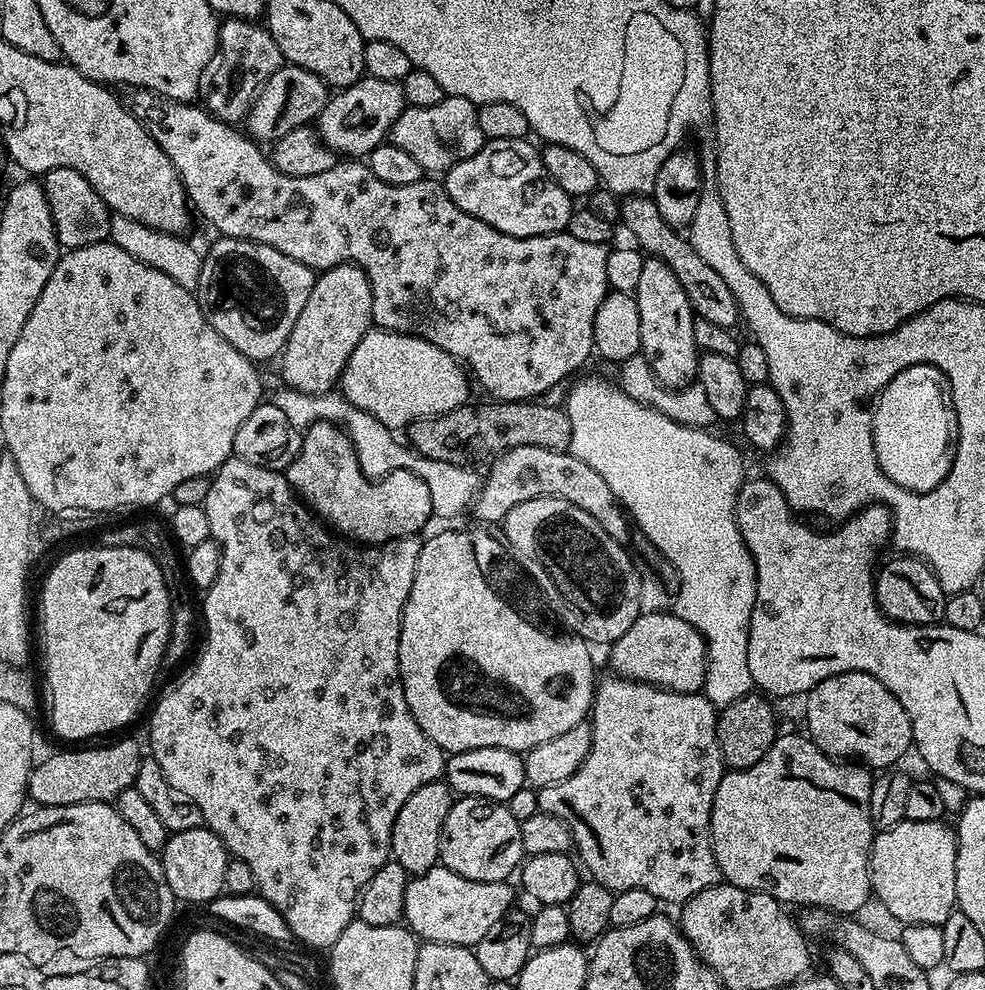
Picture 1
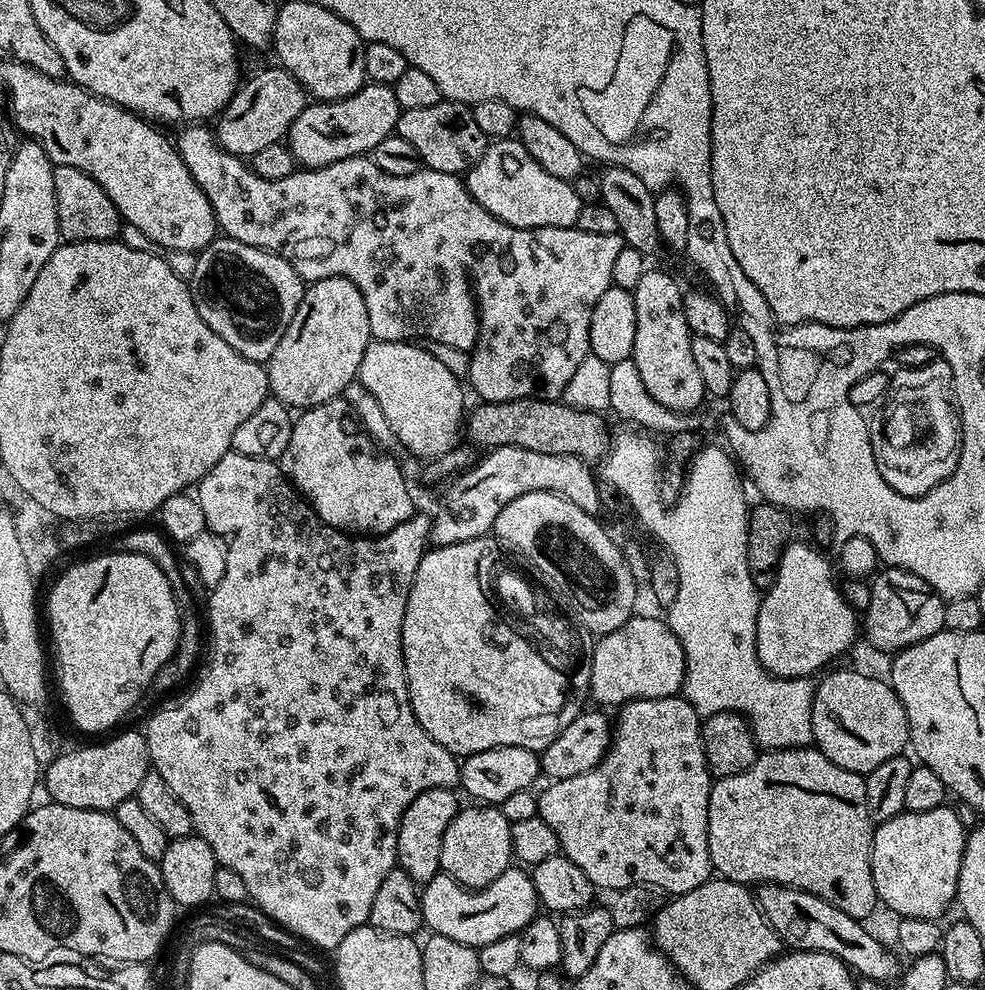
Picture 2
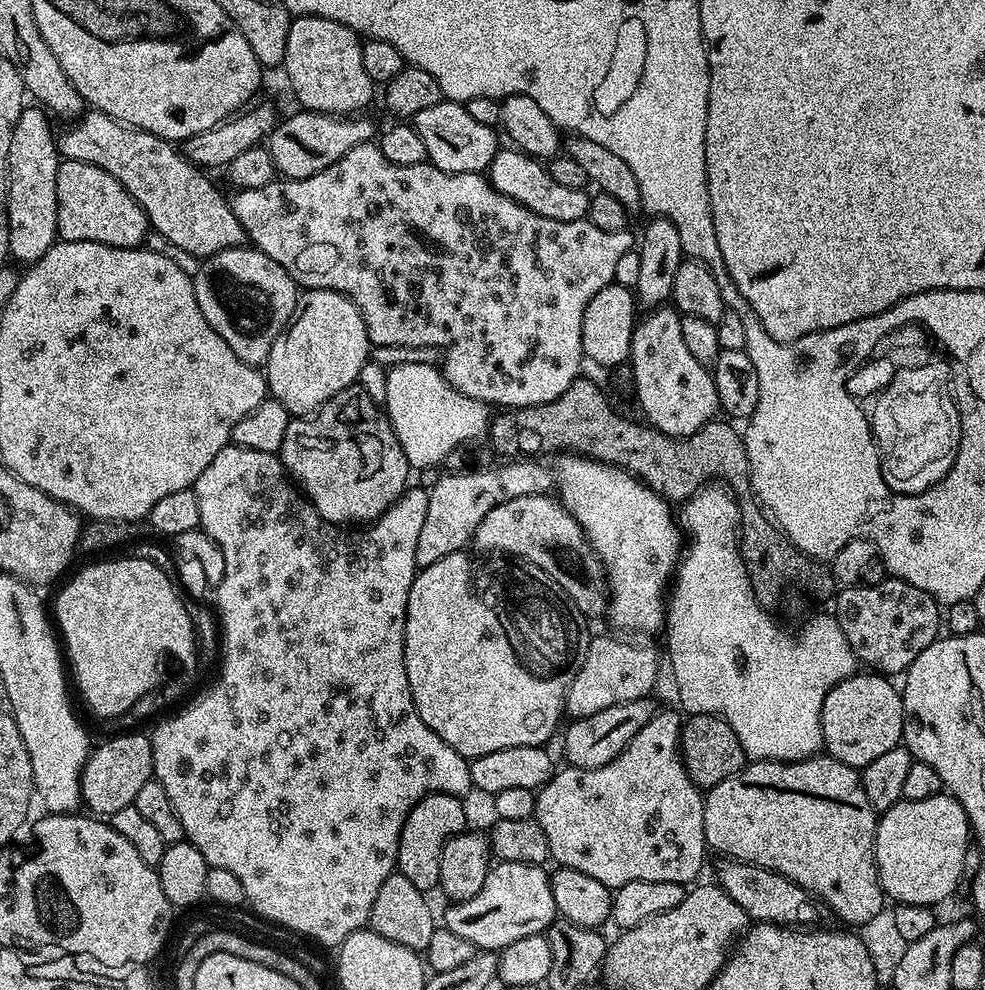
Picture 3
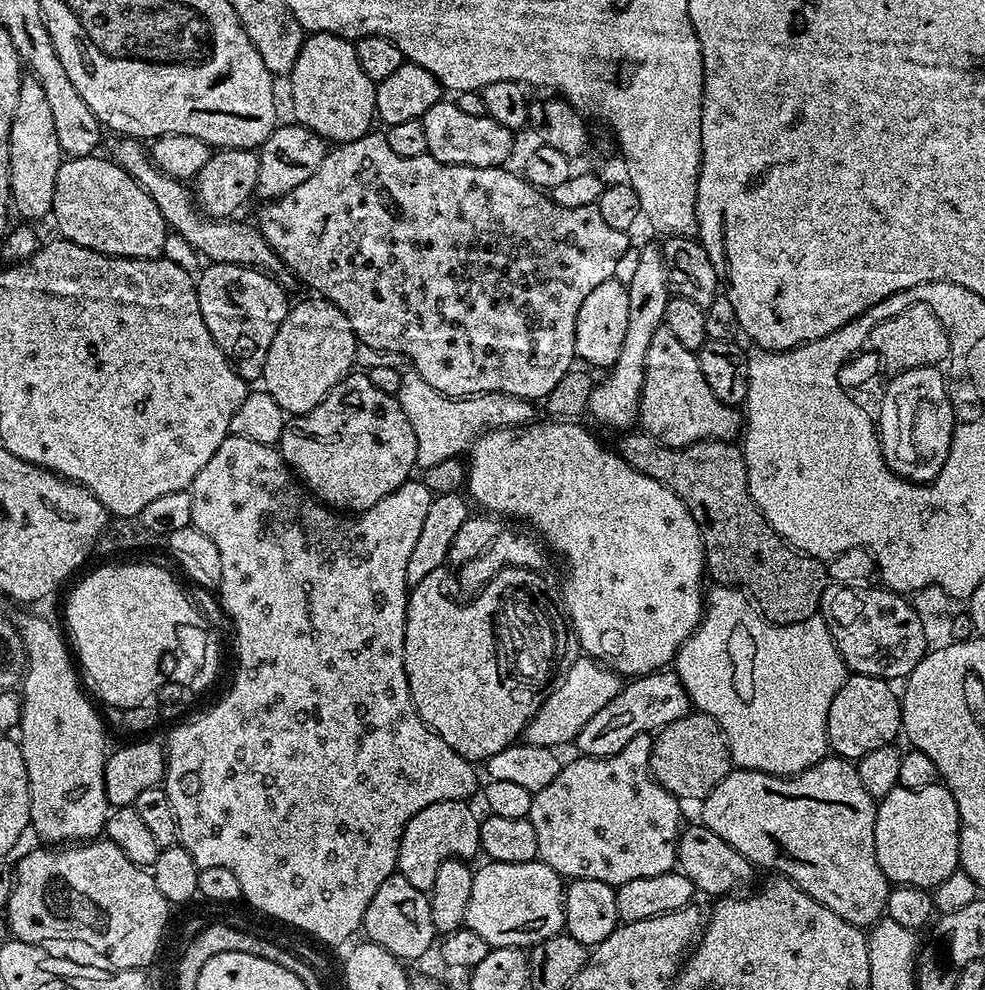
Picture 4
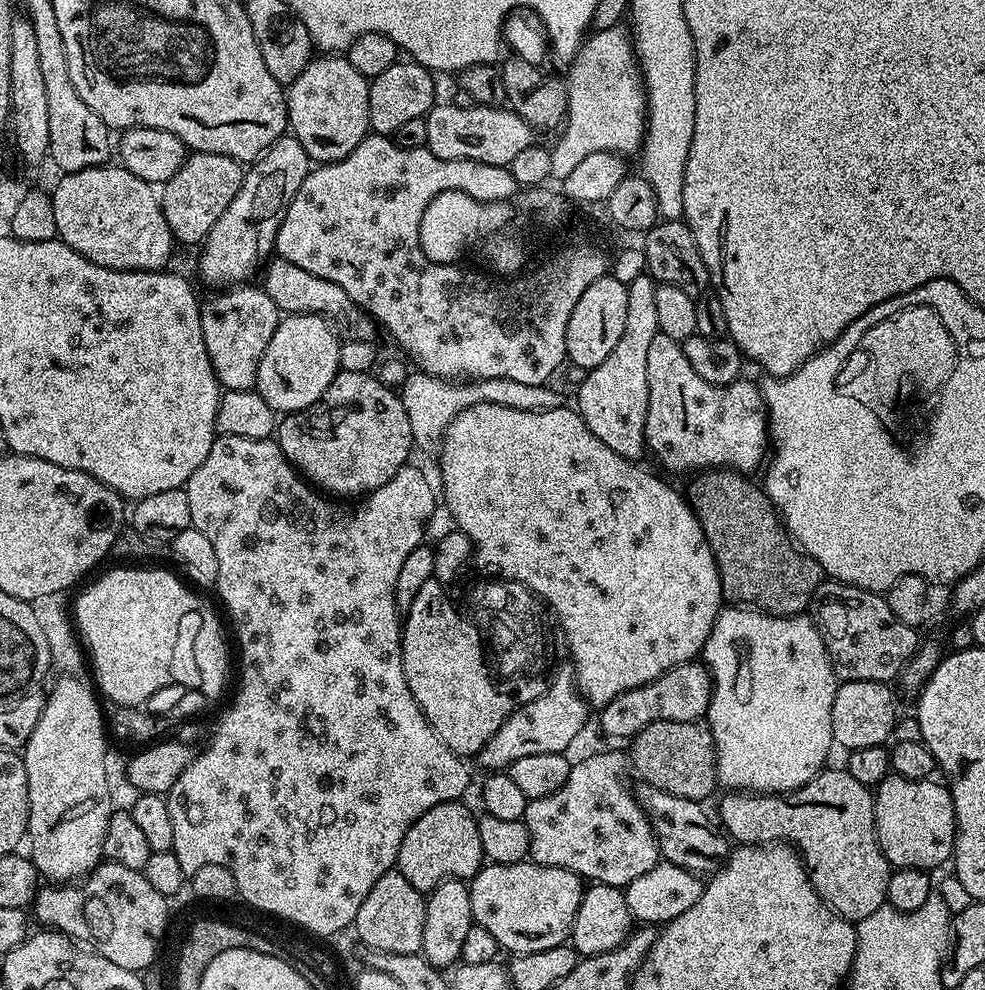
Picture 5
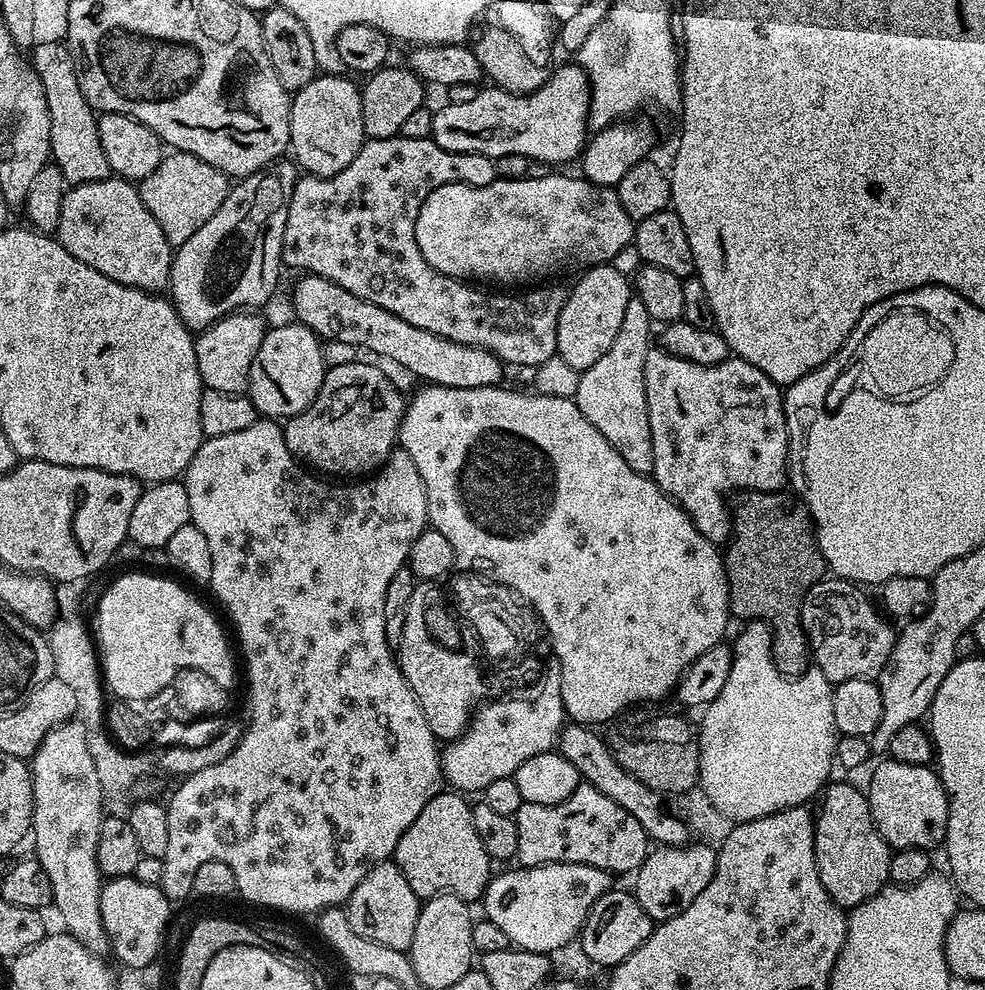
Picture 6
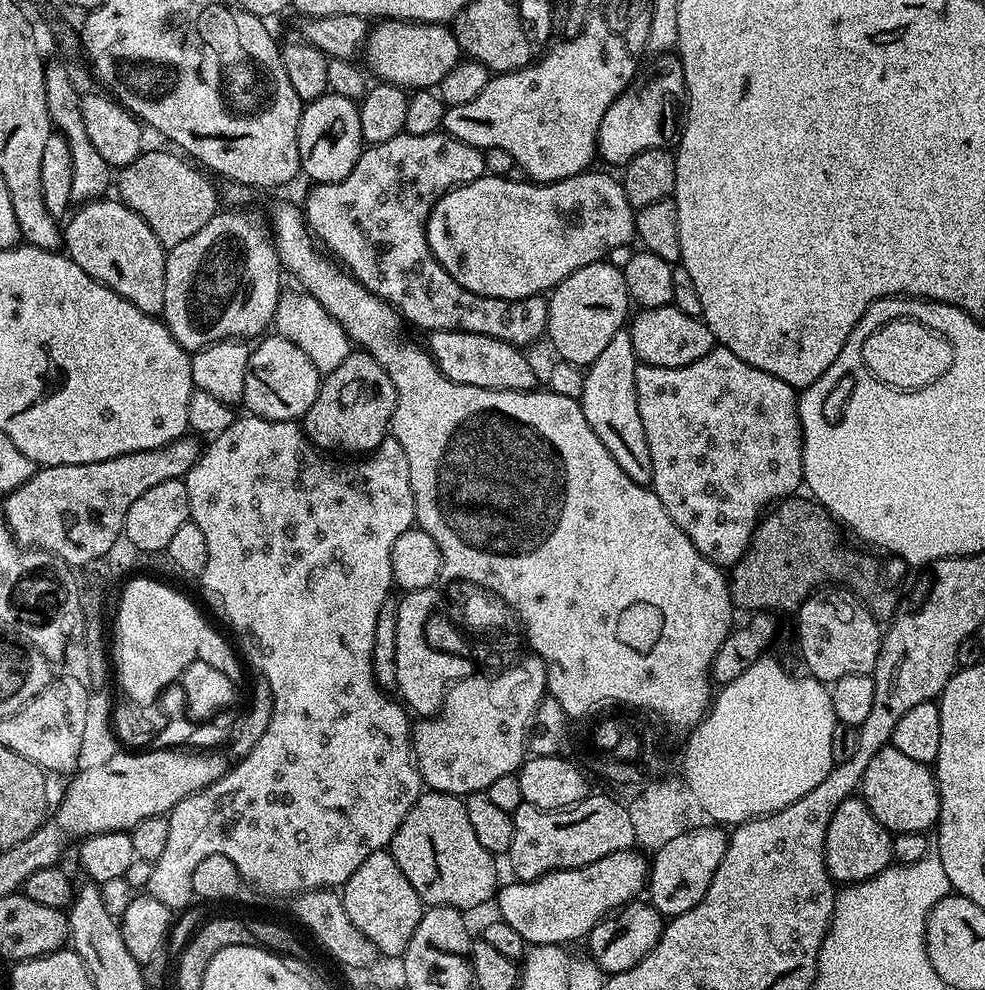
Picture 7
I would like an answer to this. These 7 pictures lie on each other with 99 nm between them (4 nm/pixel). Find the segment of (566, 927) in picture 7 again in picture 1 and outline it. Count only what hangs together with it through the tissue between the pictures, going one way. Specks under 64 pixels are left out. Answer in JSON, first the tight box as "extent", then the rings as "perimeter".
{"extent":[404,866,513,946],"perimeter":[[[437,866],[409,879],[406,886],[404,920],[421,941],[433,940],[443,944],[474,946],[482,938],[493,935],[495,928],[492,927],[499,920],[501,923],[513,907],[510,885],[511,883],[503,880],[489,884],[467,880],[454,874],[454,870]]]}

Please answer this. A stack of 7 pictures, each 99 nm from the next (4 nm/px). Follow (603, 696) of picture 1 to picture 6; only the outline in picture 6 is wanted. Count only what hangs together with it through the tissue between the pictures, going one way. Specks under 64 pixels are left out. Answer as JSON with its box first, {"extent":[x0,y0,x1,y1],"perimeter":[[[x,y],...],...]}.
{"extent":[514,782,650,874],"perimeter":[[[583,782],[570,798],[557,804],[523,804],[514,819],[518,826],[516,860],[526,868],[535,869],[543,864],[585,864],[610,874],[632,874],[642,866],[650,851],[648,835],[638,826],[638,818]]]}

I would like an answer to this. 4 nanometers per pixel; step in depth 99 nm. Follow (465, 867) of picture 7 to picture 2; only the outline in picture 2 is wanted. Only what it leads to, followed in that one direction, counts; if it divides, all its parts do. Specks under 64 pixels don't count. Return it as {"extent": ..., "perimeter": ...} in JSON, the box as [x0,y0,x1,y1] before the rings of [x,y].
{"extent":[396,788,457,885],"perimeter":[[[431,788],[418,794],[402,814],[396,835],[396,863],[417,885],[427,884],[440,872],[442,834],[457,814],[456,794],[451,788]]]}

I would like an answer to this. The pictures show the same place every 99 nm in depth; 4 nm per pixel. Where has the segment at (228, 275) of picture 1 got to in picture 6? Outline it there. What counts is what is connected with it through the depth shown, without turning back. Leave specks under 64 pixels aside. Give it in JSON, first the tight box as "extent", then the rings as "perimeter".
{"extent":[194,310,266,396],"perimeter":[[[237,310],[231,316],[215,320],[195,337],[194,354],[198,358],[198,374],[205,388],[222,390],[239,396],[247,393],[250,382],[250,366],[254,366],[254,354],[262,346],[266,331],[264,320],[252,310]]]}

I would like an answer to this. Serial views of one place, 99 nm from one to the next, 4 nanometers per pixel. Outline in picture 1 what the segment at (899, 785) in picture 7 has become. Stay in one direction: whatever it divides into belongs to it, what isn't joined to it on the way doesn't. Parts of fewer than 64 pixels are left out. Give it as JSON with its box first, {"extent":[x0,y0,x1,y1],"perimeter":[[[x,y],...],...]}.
{"extent":[868,820,956,925],"perimeter":[[[903,820],[898,822],[898,826],[881,828],[873,835],[872,853],[868,856],[868,868],[872,872],[872,896],[882,902],[882,906],[890,909],[890,914],[898,918],[901,924],[939,924],[944,925],[946,918],[956,908],[956,834],[951,827],[947,828],[944,820],[934,822],[914,822],[913,820]]]}

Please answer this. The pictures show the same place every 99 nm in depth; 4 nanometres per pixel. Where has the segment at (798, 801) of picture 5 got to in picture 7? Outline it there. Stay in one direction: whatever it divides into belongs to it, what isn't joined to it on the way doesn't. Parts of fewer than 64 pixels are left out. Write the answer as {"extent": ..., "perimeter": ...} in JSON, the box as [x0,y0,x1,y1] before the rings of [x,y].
{"extent":[824,798,893,885],"perimeter":[[[853,798],[842,802],[838,810],[834,810],[834,818],[830,818],[830,826],[826,830],[824,857],[828,867],[828,875],[837,885],[861,884],[863,880],[873,880],[876,875],[893,863],[892,836],[887,828],[883,828],[870,814],[863,799]]]}

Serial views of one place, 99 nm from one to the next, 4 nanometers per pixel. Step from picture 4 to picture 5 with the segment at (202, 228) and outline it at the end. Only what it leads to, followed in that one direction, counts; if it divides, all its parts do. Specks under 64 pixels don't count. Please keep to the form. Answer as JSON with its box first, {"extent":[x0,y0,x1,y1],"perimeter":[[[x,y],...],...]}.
{"extent":[262,258,378,342],"perimeter":[[[279,258],[267,261],[262,272],[263,276],[263,290],[266,294],[270,294],[270,302],[278,306],[281,314],[323,316],[334,325],[337,333],[345,341],[369,340],[372,342],[376,340],[376,332],[378,333],[376,321],[353,302],[350,294],[342,290],[342,286],[334,286],[334,282],[326,282],[326,278],[318,278],[318,274],[309,274],[308,271],[302,270],[302,266],[294,266],[294,262],[286,262]]]}

